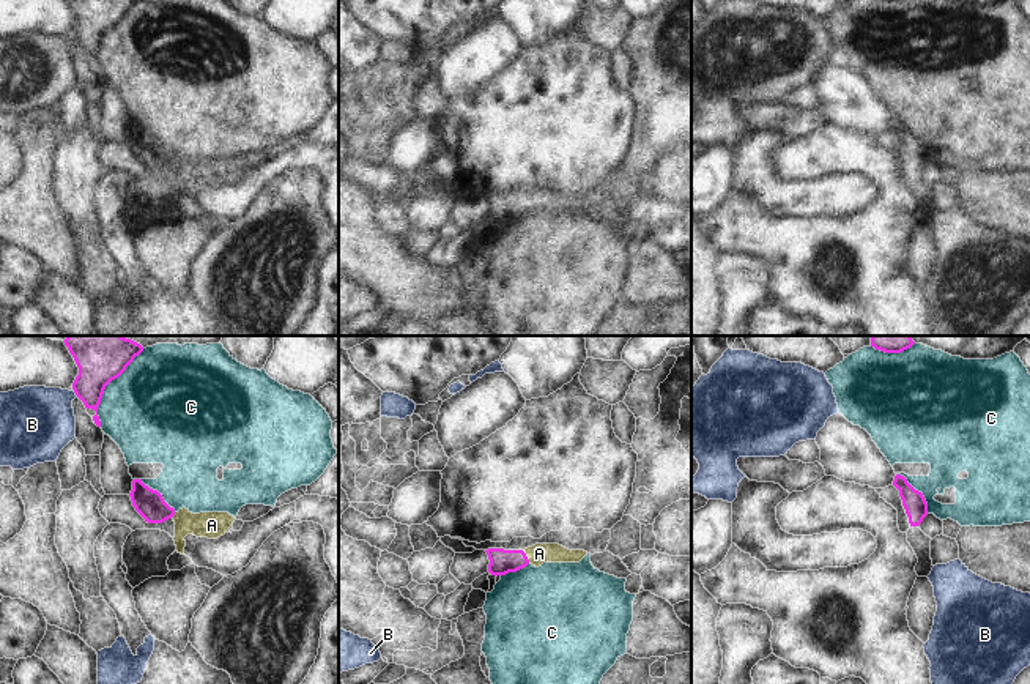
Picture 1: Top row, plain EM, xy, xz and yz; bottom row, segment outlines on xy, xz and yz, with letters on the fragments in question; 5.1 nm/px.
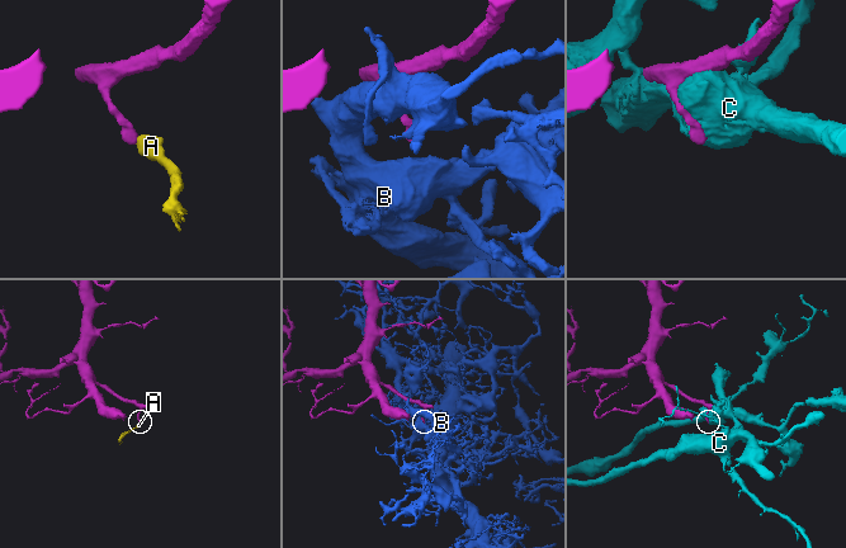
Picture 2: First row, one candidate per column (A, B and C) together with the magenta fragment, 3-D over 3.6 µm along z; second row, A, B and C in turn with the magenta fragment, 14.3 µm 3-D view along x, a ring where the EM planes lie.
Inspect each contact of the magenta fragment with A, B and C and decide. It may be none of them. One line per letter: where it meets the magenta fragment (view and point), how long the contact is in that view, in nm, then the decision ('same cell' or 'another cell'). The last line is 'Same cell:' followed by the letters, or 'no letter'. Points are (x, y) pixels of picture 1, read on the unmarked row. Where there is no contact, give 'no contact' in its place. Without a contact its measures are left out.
A: meets magenta in xz at (526, 204); contact 80 nm long; same cell
B: meets magenta in xy at (76, 41); contact 40 nm long; another cell
C: meets magenta in xy at (104, 35); contact 440 nm long; another cell
Same cell: A

